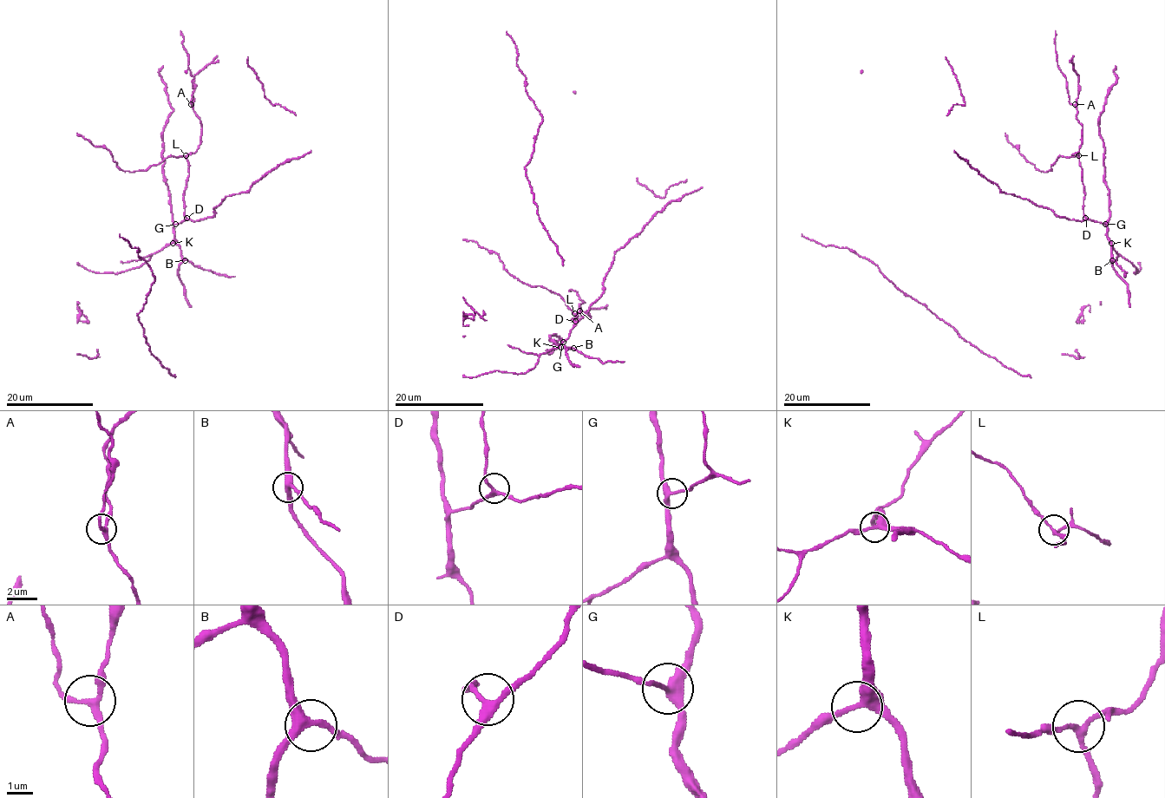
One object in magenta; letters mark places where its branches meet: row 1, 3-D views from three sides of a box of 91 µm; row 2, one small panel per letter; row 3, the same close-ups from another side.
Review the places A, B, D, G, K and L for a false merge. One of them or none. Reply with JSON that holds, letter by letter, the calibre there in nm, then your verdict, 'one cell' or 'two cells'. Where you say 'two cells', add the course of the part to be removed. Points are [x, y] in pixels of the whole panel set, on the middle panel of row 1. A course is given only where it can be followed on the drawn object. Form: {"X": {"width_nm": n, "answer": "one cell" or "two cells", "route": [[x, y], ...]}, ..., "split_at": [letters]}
{"A": {"width_nm": 200, "answer": "one cell"}, "B": {"width_nm": 320, "answer": "one cell"}, "D": {"width_nm": 240, "answer": "one cell"}, "G": {"width_nm": 300, "answer": "one cell"}, "K": {"width_nm": 280, "answer": "one cell"}, "L": {"width_nm": 190, "answer": "one cell"}, "split_at": []}

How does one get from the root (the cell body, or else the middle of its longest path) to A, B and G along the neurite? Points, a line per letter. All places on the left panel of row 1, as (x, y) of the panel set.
A: (128, 270), (168, 245), (173, 240), (173, 225), (186, 219), (186, 157), (197, 150), (202, 127), (191, 104)
B: (128, 270), (146, 264), (154, 252), (173, 243), (179, 247), (180, 256), (185, 260)
G: (128, 270), (146, 264), (154, 252), (168, 245), (173, 240), (175, 224)

